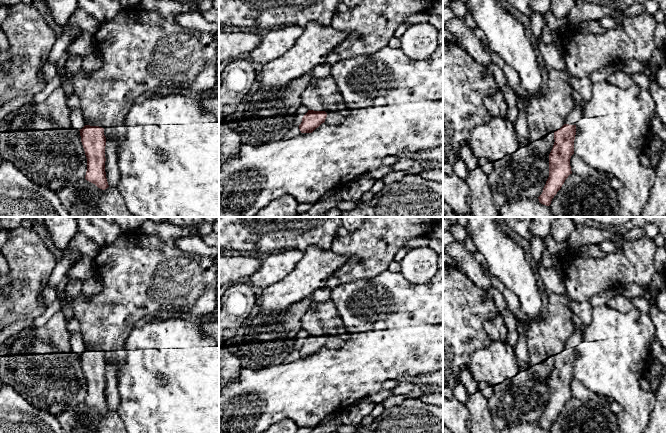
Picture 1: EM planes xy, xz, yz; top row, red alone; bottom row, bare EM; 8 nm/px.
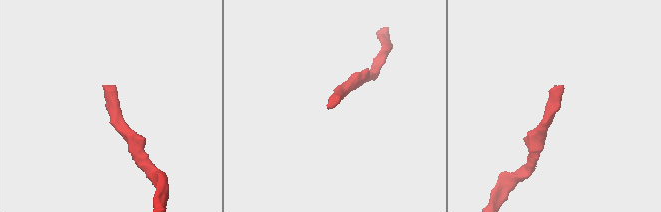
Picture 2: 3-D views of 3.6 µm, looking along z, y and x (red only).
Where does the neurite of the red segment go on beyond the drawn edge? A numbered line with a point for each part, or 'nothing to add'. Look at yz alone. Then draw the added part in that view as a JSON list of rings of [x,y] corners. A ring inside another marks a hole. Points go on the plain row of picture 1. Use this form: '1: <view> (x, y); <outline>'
1: yz (577, 336); [[[575,329],[565,343],[565,348],[576,349],[584,339],[584,330]]]

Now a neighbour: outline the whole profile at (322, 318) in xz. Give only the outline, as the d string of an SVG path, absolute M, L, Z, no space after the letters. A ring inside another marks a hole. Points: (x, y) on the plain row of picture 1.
M331 300L312 302L301 319L301 327L308 334L338 336L344 341L351 337L344 327L336 305Z

